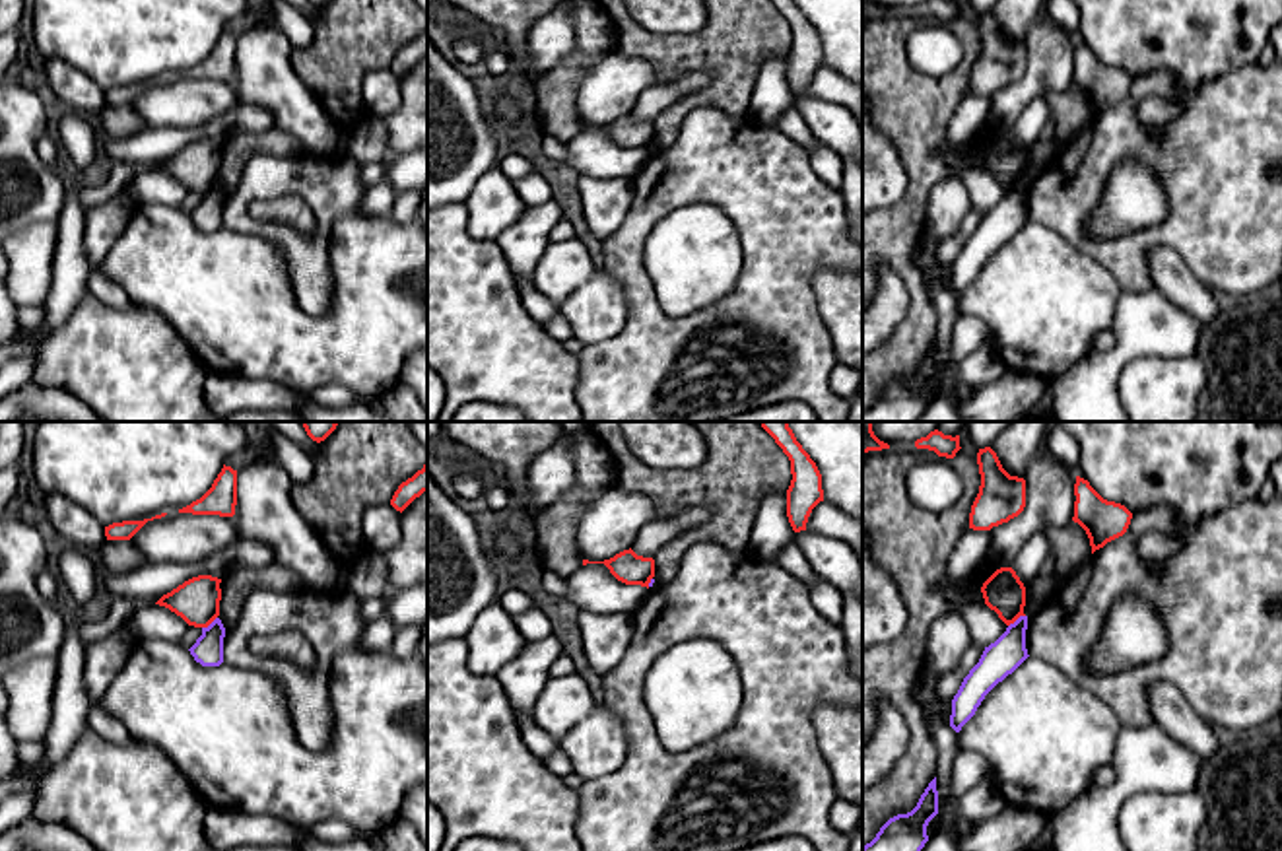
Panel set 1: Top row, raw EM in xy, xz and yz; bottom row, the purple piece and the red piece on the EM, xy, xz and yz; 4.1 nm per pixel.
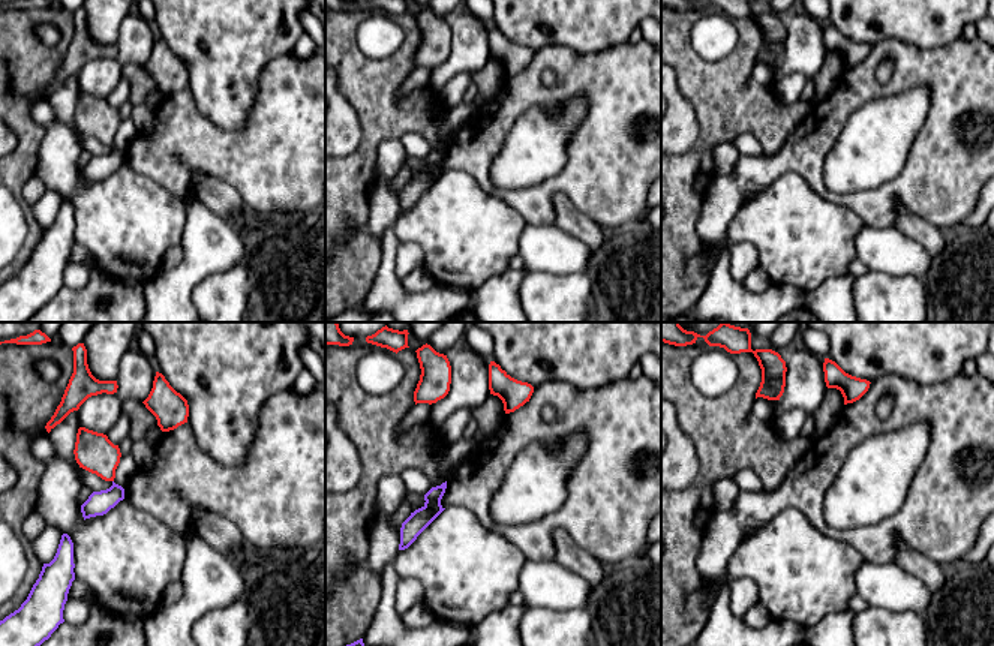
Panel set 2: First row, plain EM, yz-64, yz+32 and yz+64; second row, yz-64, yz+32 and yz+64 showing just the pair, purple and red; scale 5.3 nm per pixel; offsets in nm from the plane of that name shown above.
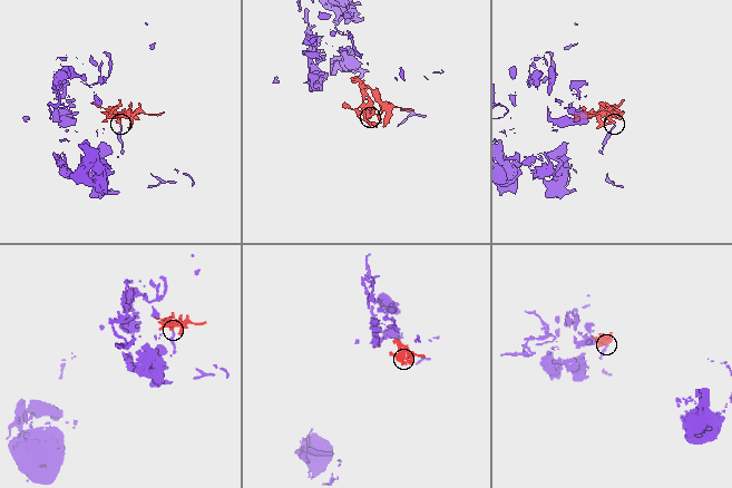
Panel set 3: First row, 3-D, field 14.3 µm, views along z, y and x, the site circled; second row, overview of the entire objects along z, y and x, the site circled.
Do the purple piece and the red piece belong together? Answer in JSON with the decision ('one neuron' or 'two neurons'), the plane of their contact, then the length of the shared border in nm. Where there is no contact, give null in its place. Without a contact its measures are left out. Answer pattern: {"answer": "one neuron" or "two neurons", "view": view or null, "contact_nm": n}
{"answer": "two neurons", "view": "yz", "contact_nm": 90}

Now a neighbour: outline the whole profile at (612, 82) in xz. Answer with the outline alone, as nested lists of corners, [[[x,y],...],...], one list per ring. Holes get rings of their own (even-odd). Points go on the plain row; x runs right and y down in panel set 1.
[[[616,49],[590,58],[575,95],[581,122],[604,126],[629,115],[637,97],[651,85],[658,85],[658,76],[645,58]]]

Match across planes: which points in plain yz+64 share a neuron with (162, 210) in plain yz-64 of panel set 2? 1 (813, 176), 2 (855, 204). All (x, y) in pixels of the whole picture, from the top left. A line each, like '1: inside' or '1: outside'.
1: outside
2: outside

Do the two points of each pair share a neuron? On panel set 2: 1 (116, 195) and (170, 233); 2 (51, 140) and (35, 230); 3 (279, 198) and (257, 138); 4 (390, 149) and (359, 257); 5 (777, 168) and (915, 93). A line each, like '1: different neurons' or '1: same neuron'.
1: same neuron
2: different neurons
3: same neuron
4: different neurons
5: different neurons

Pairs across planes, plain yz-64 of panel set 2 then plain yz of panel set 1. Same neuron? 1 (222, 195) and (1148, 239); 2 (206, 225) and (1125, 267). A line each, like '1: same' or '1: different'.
1: different
2: different

